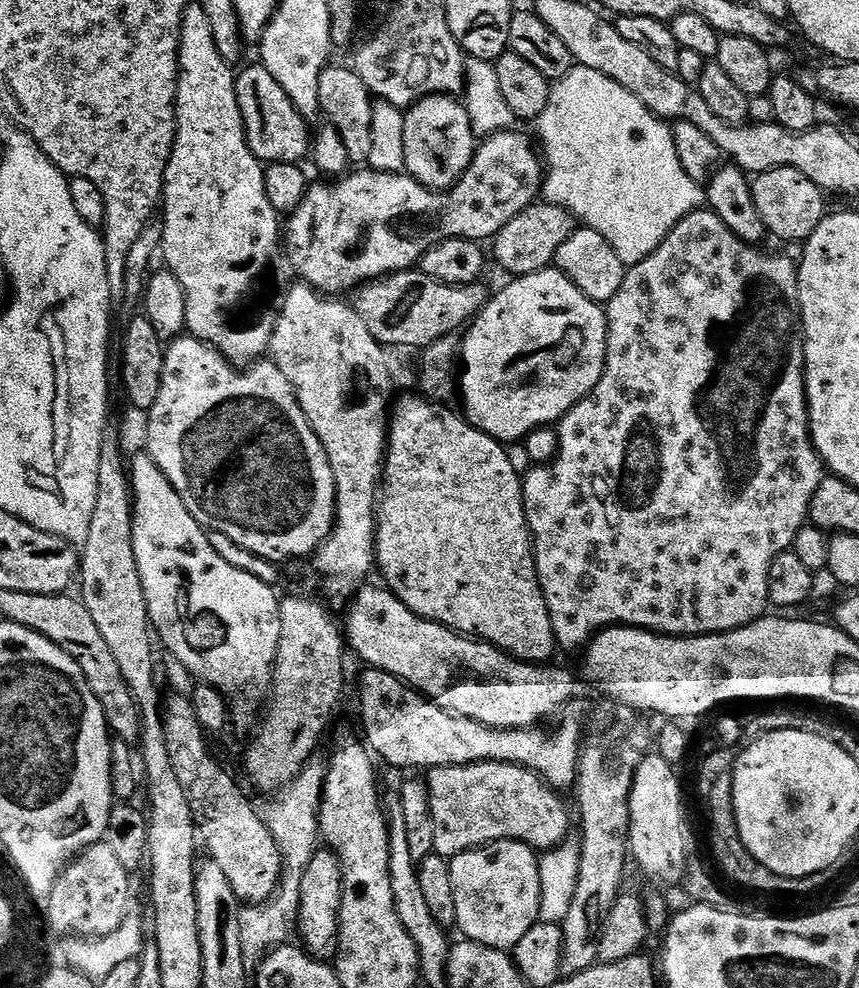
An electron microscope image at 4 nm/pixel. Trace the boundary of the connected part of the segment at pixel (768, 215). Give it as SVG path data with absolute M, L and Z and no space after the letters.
M775 168L769 172L761 172L751 181L754 194L754 206L758 206L758 214L762 214L762 222L769 233L780 240L800 240L806 242L818 230L818 226L826 215L824 200L826 194L806 174L798 174L793 168Z

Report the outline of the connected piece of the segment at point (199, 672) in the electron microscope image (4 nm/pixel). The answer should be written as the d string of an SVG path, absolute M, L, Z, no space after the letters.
M151 456L131 457L130 485L132 488L132 525L134 526L134 558L138 558L138 574L146 594L148 613L155 635L191 670L197 681L216 688L234 705L234 712L248 716L260 699L269 695L272 686L272 666L276 662L280 637L280 602L277 589L271 584L230 566L210 546L208 532L186 510L186 502L178 498L178 490L170 486L166 474L158 470Z

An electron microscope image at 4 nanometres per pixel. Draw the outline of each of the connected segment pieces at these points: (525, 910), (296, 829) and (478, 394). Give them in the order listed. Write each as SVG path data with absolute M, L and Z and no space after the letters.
M495 840L492 844L483 844L480 848L472 848L468 852L463 852L457 856L451 857L450 877L453 879L454 901L457 906L457 920L455 927L464 932L463 935L474 942L482 942L486 946L494 946L511 950L515 948L518 938L526 934L526 930L533 928L540 920L540 899L542 898L542 882L540 881L540 856L537 849L531 848L520 840Z
M313 758L297 774L296 781L288 785L262 815L270 834L278 842L284 856L284 875L276 895L271 896L264 904L250 904L241 907L242 954L249 962L259 962L276 948L283 948L293 939L300 909L300 887L304 881L304 868L310 866L310 858L322 844L320 835L320 804L324 800L324 783L328 773L327 763L323 759Z
M549 266L541 272L535 272L529 276L517 276L500 293L489 299L487 306L476 315L476 319L467 325L460 345L460 359L458 368L458 396L464 399L462 415L469 420L474 427L490 434L501 442L520 442L528 437L536 428L555 425L569 410L582 398L586 398L598 386L598 378L602 378L602 370L606 362L606 346L608 345L608 318L605 309L594 303L570 278L566 278L555 267Z

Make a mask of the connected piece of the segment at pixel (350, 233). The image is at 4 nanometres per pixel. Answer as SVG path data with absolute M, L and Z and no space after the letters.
M509 130L494 133L489 136L477 147L476 152L472 156L472 161L468 169L462 174L462 178L451 190L437 190L435 188L427 188L422 186L416 179L407 174L398 172L373 172L371 170L352 170L347 174L341 175L339 178L333 179L332 184L316 184L313 183L308 189L308 193L302 198L302 202L298 202L298 206L293 212L287 213L286 223L282 228L282 248L286 253L286 264L290 269L293 268L297 272L299 279L318 292L325 294L345 294L351 293L362 284L368 283L370 280L378 280L382 276L388 276L392 272L406 272L415 269L424 253L428 252L435 246L441 244L444 240L453 240L454 238L462 238L463 240L475 240L477 242L491 241L502 230L502 226L506 226L506 222L510 222L514 218L518 218L518 214L522 210L526 210L531 204L537 203L538 197L542 192L544 183L545 165L542 163L541 157L538 155L537 145L534 143L531 135L523 136L517 130Z

